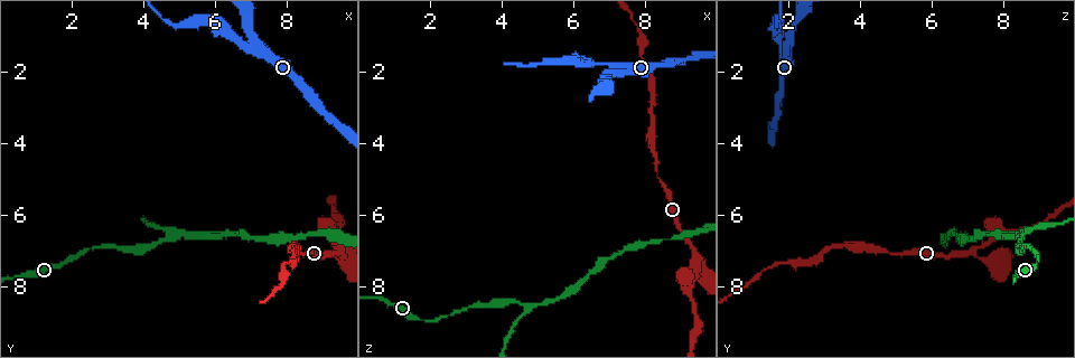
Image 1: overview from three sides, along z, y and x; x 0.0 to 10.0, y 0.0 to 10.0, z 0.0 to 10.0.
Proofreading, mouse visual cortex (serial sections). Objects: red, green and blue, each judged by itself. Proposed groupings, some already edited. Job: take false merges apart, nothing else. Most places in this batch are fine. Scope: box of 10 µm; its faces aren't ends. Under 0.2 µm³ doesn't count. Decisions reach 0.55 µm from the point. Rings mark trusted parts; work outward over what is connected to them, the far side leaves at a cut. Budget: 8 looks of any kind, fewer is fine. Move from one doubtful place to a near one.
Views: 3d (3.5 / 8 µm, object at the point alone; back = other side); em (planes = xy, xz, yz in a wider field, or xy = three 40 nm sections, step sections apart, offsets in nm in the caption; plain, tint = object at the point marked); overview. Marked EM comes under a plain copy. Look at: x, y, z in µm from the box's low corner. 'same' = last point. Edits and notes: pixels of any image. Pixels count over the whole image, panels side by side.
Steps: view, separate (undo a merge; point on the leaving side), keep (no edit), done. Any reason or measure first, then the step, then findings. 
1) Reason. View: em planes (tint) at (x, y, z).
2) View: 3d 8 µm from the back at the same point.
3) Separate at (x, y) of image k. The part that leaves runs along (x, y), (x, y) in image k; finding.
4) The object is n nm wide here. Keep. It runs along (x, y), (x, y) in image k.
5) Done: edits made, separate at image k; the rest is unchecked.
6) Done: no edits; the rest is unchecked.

Thin neck. View: 3d 3.5 µm at (9.40, 7.05, 7.15).

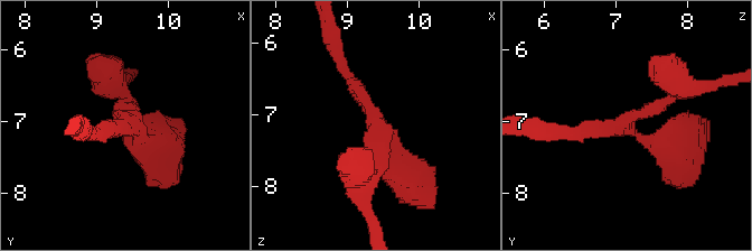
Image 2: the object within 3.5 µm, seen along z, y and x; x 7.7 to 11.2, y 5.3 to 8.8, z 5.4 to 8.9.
View: em xy step 5 (tint) at (9.35, 7.00, 7.15).

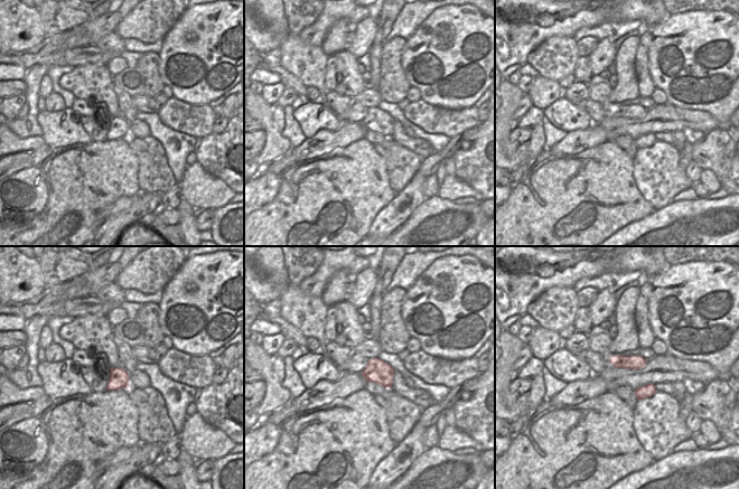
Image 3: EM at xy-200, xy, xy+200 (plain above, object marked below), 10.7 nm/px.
The object is 260 nm wide here. Keep. It runs along (340, 62), (409, 179) in image 2; all the same cell.

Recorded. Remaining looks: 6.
A narrow waist. View: 3d 3.5 µm at (8.45, 7.10, 4.80).

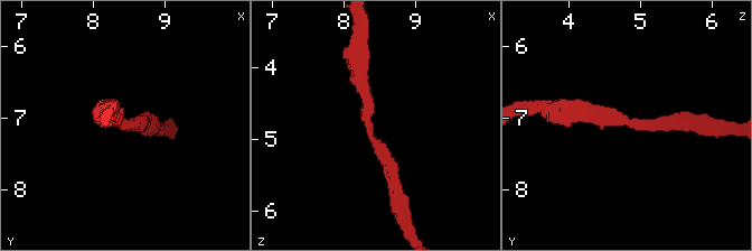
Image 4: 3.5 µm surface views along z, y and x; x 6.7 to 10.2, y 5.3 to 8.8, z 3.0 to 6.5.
The arms are 200, 250 nm wide; shape alone is not enough. View: em xy step 1 (tint) at (8.35, 7.10, 4.85).

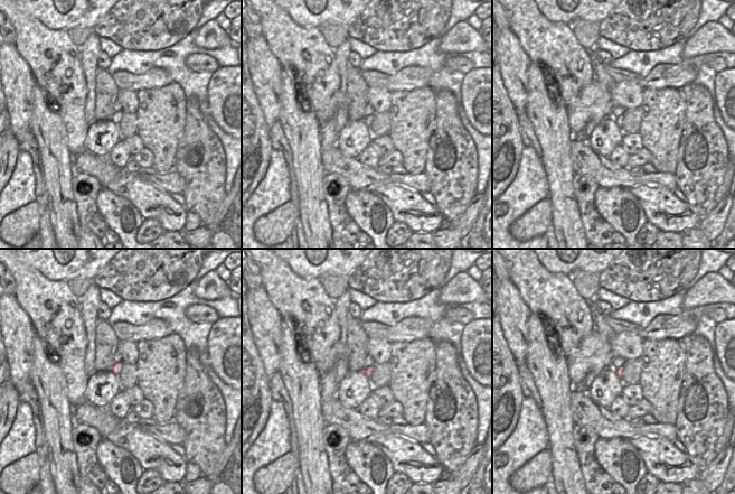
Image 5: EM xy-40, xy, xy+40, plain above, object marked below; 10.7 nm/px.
Keep. It runs along (397, 195), (367, 127), (360, 61) in image 4; all the same cell.

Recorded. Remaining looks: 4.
View: 3d 8 µm at (4.70, 6.60, 8.60).

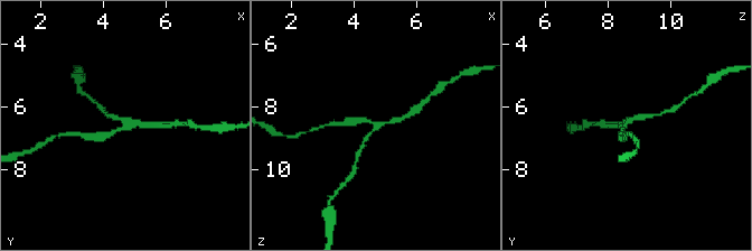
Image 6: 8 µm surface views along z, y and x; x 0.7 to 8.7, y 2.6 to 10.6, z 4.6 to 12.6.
3 arms meet here; the arms are 150, 150, 250 nm wide; need the tissue. View: em xy step 5 (tint) at the same point.

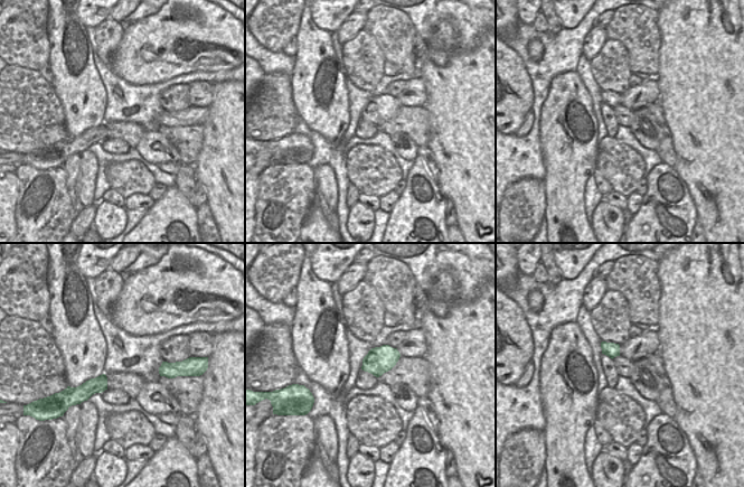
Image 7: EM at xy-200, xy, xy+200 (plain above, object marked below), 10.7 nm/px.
Keep. Continuous, no second cell.

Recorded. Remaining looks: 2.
Done: no edits; the rest is unchecked.

